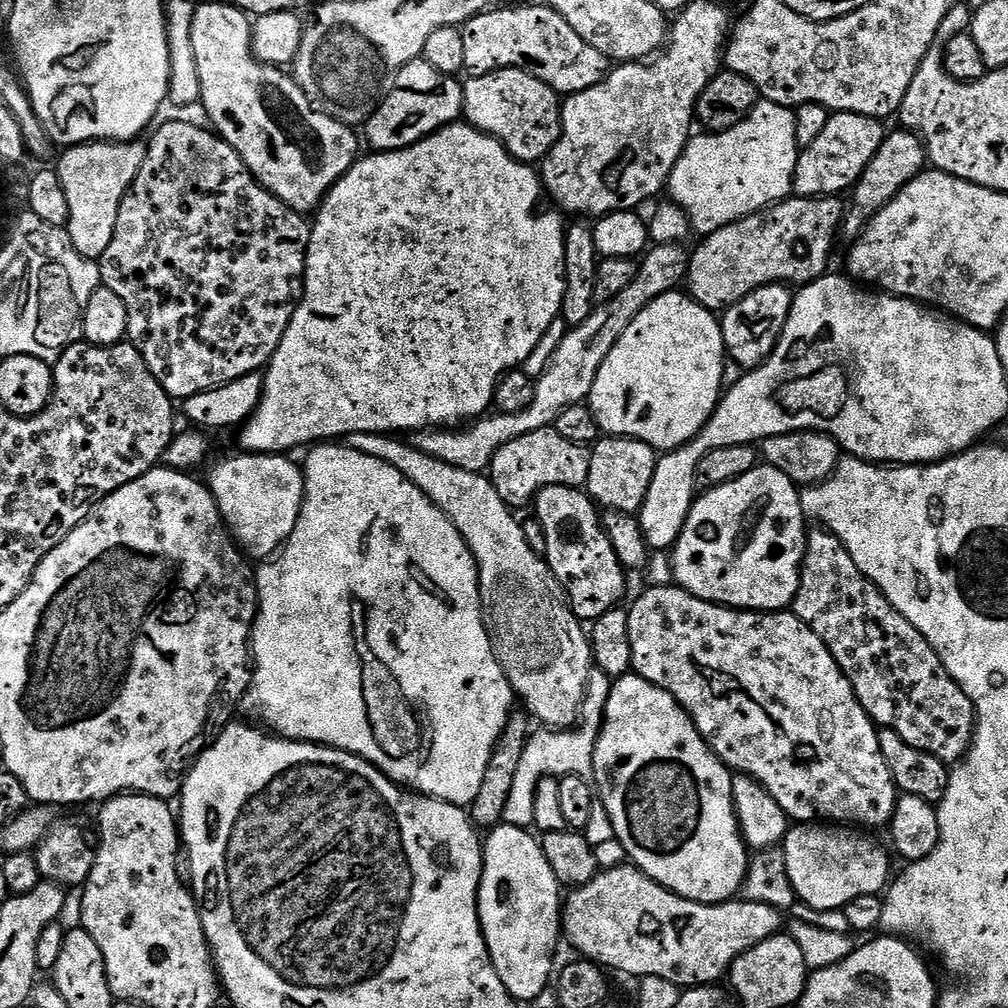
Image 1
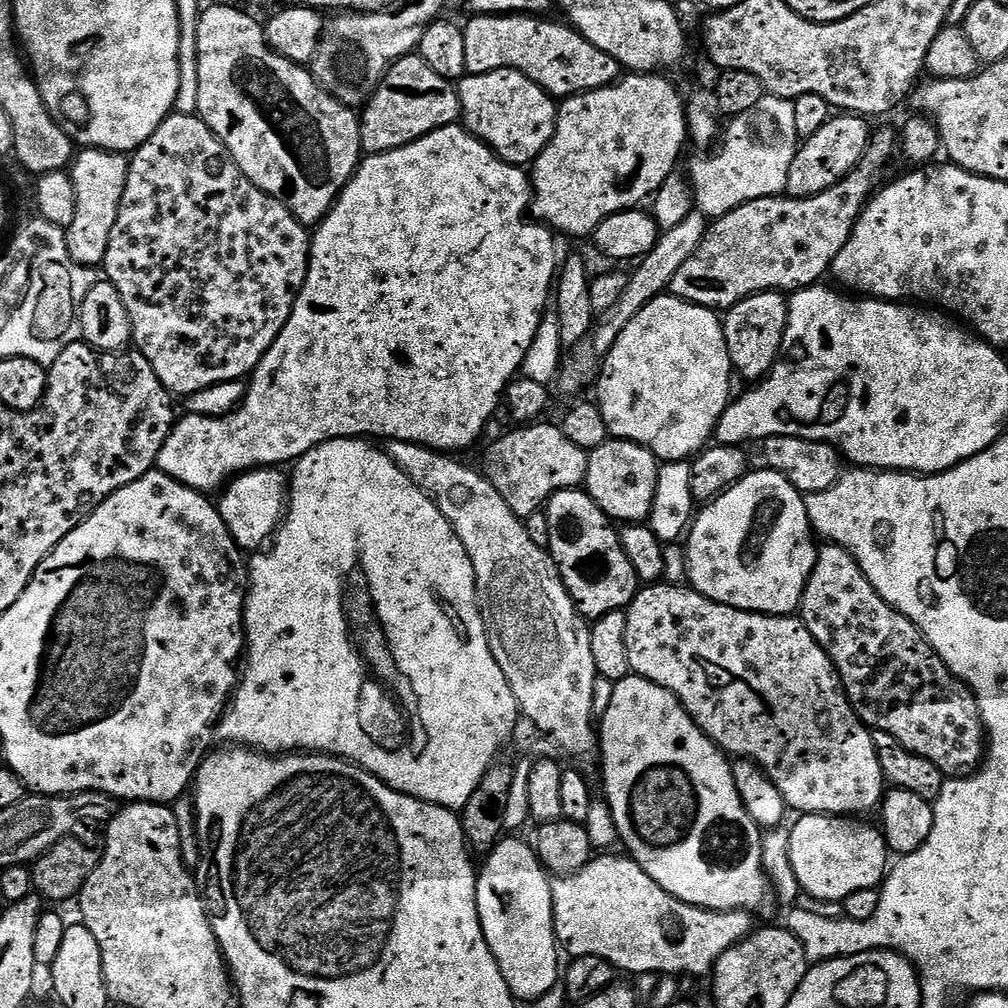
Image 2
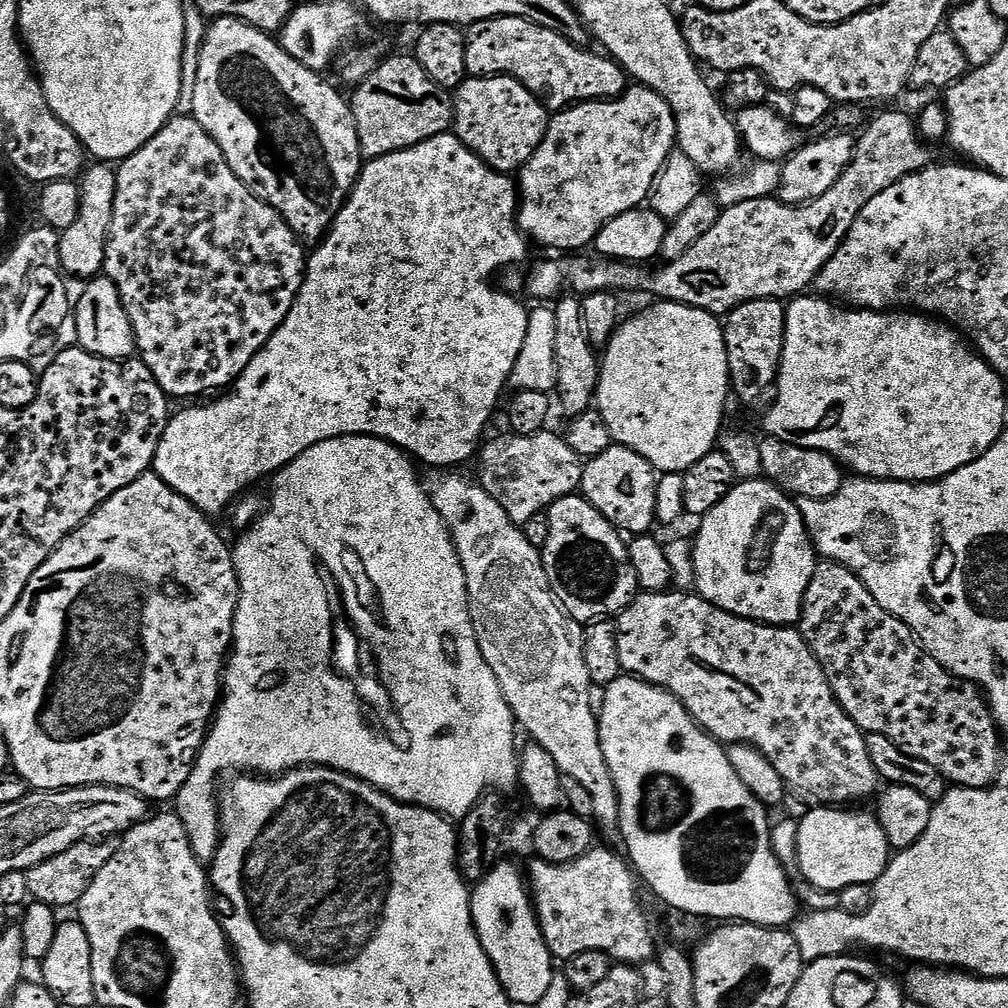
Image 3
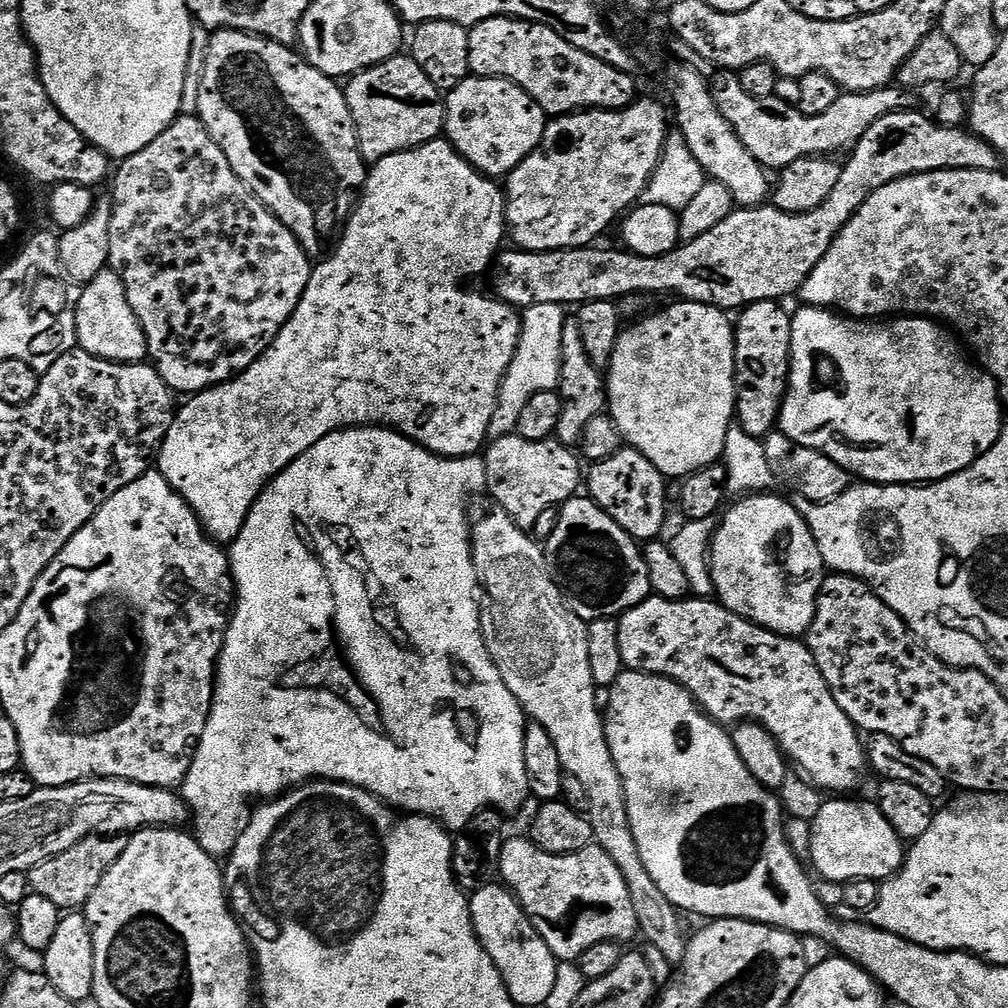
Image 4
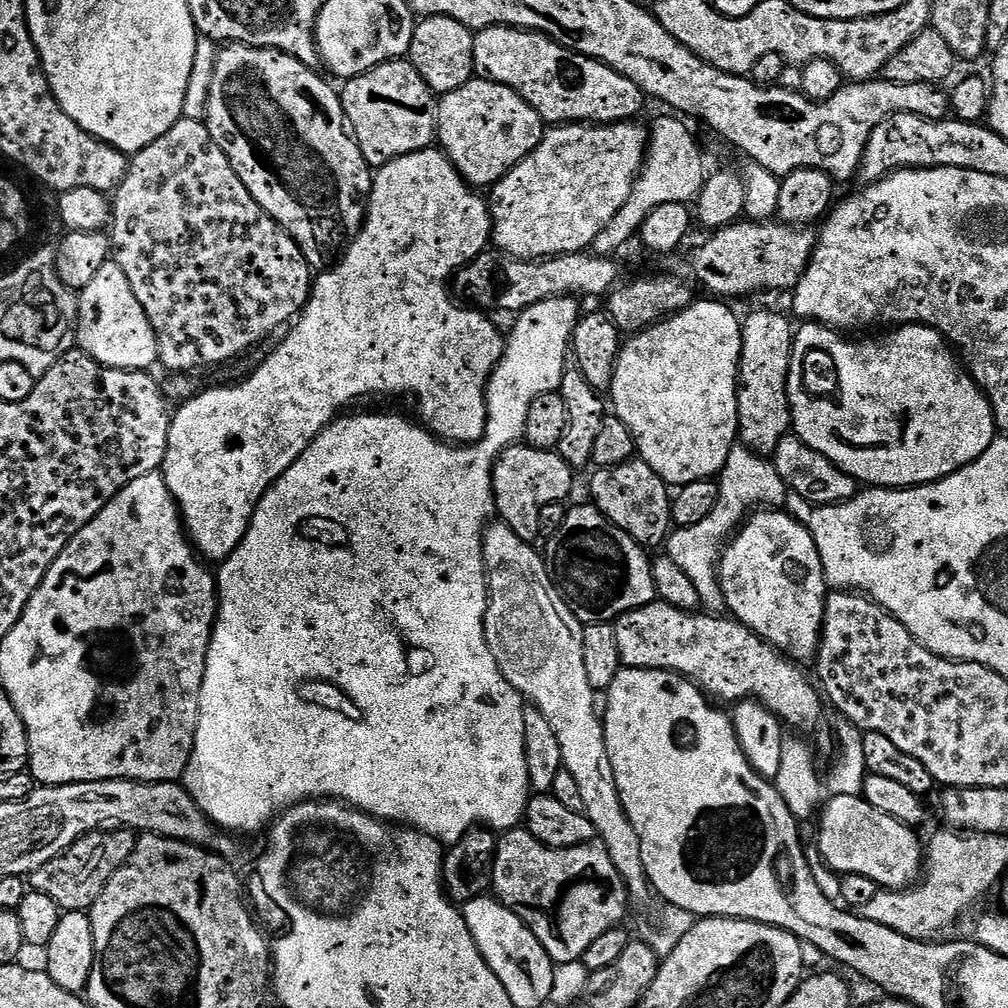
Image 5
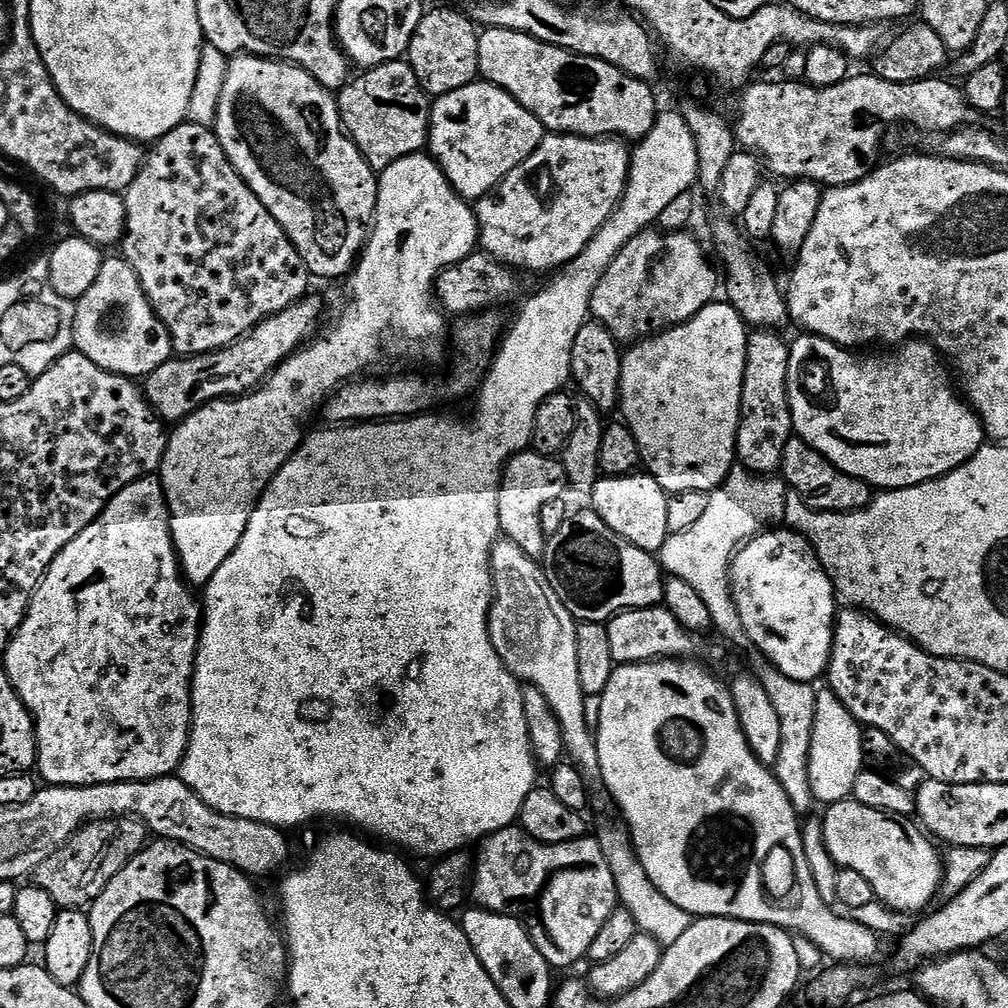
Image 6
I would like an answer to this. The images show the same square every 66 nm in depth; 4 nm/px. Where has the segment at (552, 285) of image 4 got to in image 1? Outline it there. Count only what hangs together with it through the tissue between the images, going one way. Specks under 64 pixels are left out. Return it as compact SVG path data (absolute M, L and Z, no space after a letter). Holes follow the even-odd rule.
M826 196L823 198L789 198L787 200L781 200L779 204L769 204L768 207L763 208L761 210L761 212L752 212L746 218L742 218L741 220L739 220L738 222L734 222L730 226L722 226L722 230L714 230L713 232L711 232L711 234L709 236L703 237L703 239L701 239L699 241L701 244L697 246L696 253L694 253L693 256L691 253L690 259L687 261L687 265L688 265L688 275L686 277L687 295L691 296L692 299L697 300L698 303L700 303L700 305L706 309L717 310L716 308L720 308L719 310L727 310L729 308L733 308L734 305L736 305L739 300L741 300L742 298L746 298L748 295L751 294L751 292L753 292L754 290L758 290L762 286L770 286L771 284L786 284L789 286L792 286L792 285L803 286L806 284L811 284L812 281L817 280L817 278L819 278L819 276L825 275L825 273L827 273L829 271L828 259L830 259L832 256L832 247L834 247L836 244L836 236L837 236L837 240L838 240L838 233L841 231L843 222L844 222L844 214L846 211L845 201L842 202L840 200L843 200L843 199L837 198L836 196Z

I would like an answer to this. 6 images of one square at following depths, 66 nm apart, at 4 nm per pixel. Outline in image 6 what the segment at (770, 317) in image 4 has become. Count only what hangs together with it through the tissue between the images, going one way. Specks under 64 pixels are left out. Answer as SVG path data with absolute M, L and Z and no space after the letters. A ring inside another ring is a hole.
M758 328L748 333L740 425L736 435L736 459L758 476L771 476L780 472L786 442L794 436L788 375L792 353L789 341L784 341L780 335L779 331L771 328Z

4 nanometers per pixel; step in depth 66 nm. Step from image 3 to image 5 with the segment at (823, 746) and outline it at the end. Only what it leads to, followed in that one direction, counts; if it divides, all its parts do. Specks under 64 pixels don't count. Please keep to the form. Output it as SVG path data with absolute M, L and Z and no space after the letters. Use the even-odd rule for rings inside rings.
M653 602L620 617L614 627L621 665L679 672L700 685L713 701L725 700L728 706L741 700L756 700L789 729L798 728L802 734L819 726L825 701L797 661L777 652L735 618L724 614L700 615L699 611L683 612L669 604Z

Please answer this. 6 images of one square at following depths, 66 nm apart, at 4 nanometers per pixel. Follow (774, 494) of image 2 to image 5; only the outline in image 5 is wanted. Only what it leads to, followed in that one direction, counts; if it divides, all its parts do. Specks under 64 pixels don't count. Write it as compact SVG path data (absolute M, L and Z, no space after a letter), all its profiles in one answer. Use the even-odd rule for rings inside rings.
M756 510L745 519L721 555L720 585L725 609L777 652L797 662L811 661L815 657L824 625L824 567L818 558L818 546L814 546L810 530L788 515L787 511Z

